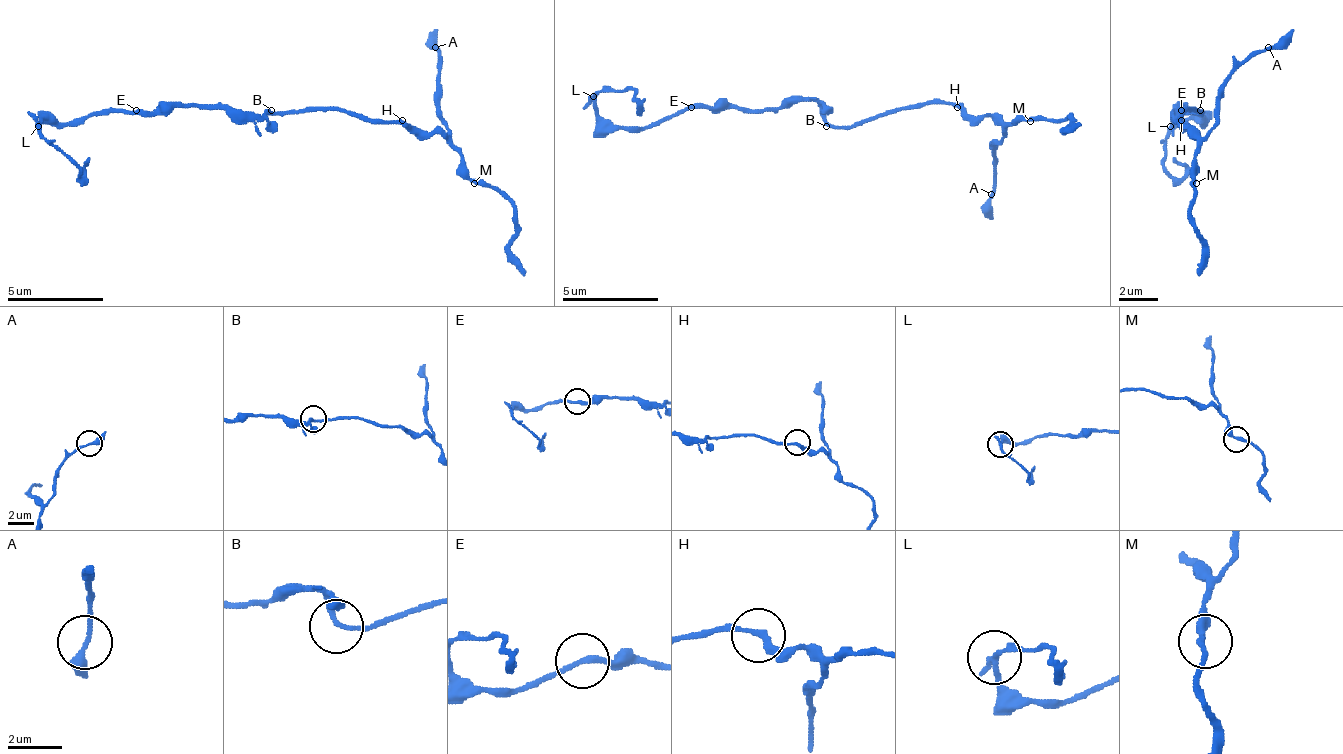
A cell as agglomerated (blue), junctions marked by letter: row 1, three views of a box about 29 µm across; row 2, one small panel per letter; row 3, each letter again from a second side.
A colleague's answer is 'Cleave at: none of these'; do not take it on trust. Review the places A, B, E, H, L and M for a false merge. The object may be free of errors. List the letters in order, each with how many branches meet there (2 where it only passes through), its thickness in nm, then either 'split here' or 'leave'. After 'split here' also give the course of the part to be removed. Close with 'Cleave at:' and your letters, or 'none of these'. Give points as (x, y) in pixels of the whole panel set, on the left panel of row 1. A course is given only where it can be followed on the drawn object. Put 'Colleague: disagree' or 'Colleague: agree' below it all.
A: 2 branches meet; 240 nm thick; leave
B: 2 branches meet; 190 nm thick; leave
E: 2 branches meet; 200 nm thick; leave
H: 2 branches meet; 240 nm thick; leave
L: 2 branches meet; 200 nm thick; split here; foreign part runs (39, 125), (78, 163), (87, 168)
M: 2 branches meet; 280 nm thick; leave
Cleave at: L
Colleague: disagree

